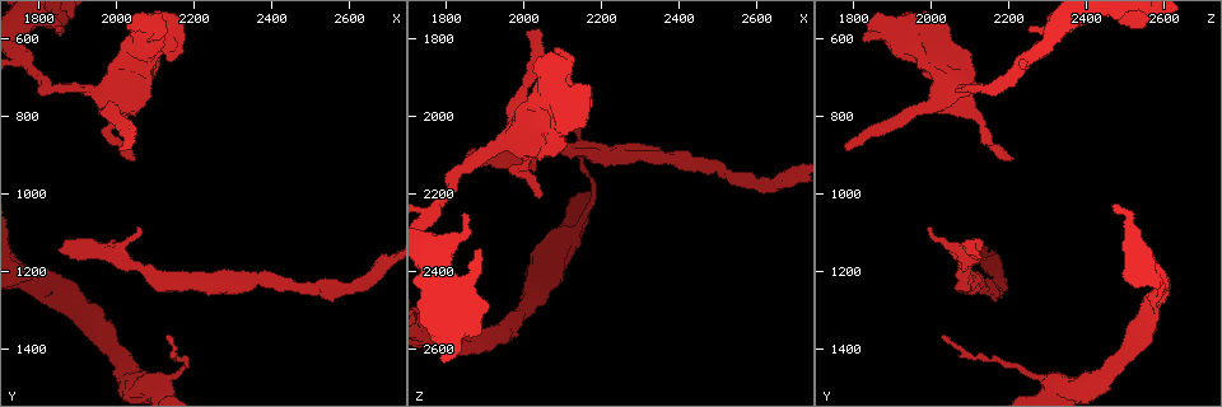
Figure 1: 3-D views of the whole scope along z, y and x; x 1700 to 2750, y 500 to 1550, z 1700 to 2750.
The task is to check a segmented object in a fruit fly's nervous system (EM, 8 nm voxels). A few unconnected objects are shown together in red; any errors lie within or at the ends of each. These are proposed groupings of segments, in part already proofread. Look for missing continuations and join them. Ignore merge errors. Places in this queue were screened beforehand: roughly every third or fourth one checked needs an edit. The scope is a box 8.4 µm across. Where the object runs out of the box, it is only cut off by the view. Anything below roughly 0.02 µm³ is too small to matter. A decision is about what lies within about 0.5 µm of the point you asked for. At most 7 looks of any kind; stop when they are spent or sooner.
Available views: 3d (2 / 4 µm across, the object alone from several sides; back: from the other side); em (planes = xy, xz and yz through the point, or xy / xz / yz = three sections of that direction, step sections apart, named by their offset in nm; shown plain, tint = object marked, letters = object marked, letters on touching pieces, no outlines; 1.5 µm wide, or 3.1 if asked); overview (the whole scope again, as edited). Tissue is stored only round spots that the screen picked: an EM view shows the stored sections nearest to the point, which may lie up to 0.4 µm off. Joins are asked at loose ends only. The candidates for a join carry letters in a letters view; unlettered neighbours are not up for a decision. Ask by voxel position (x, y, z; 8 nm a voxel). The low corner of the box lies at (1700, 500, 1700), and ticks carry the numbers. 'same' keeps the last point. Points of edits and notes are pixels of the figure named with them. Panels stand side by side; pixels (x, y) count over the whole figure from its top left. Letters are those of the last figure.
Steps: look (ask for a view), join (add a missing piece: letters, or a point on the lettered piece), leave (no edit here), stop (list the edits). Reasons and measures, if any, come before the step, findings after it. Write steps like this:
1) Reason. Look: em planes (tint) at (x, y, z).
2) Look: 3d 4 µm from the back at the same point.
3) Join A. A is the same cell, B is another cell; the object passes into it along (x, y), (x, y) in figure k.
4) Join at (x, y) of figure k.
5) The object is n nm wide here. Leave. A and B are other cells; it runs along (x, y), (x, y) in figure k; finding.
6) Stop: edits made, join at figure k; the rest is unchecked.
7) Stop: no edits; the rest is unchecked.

Free end. Look: em planes (letters) at (2130, 1370, 2030).

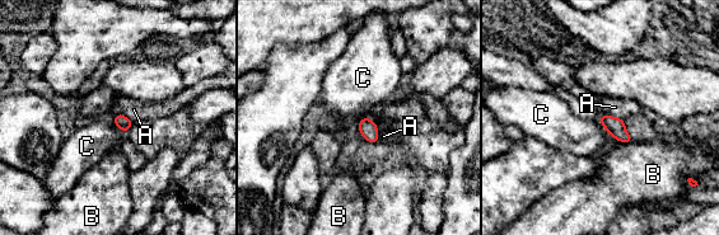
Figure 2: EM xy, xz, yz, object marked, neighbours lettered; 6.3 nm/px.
Leave. A, B and C are other cells; a border runs along (598, 120), (610, 135) in figure 2; no lettered piece goes on from it.

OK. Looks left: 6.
An open end. Look: 3d 4 µm at (1855, 1155, 2090).

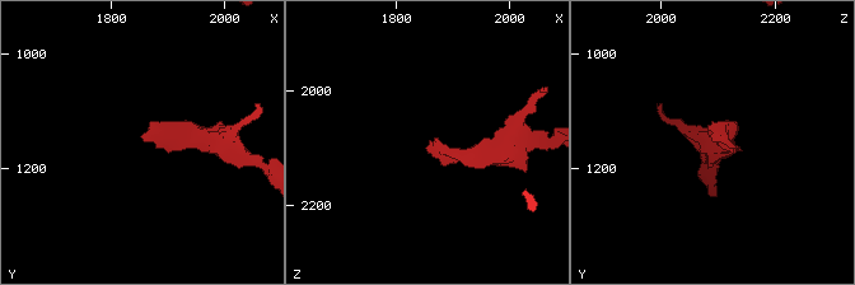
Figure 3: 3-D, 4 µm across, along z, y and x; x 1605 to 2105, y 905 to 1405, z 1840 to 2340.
Need the tissue. Look: em yz step 4 (letters) at (1855, 1150, 2090).

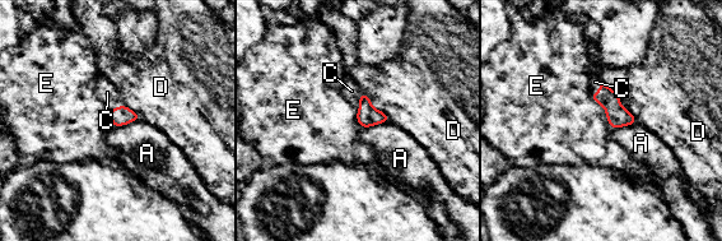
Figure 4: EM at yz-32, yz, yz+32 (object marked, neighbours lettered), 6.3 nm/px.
Another direction. Look: em planes (letters) at the same point.

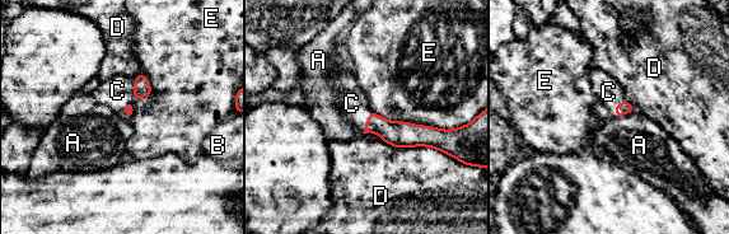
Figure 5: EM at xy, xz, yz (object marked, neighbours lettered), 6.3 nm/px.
Join C. C is the same cell, A, B, D and E are other cells; the object passes into it along (622, 108), (616, 106), (608, 92) in figure 5; the neuron continues.

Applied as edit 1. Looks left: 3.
See it whole again. Look: overview.

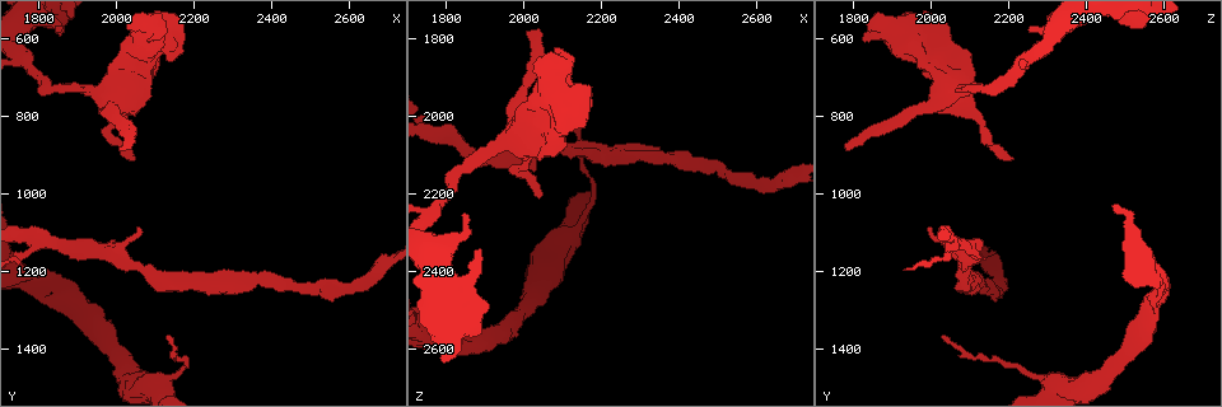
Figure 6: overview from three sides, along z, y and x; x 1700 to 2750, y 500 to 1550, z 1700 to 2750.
Free end. Look: em planes (letters) at (1845, 570, 2255).

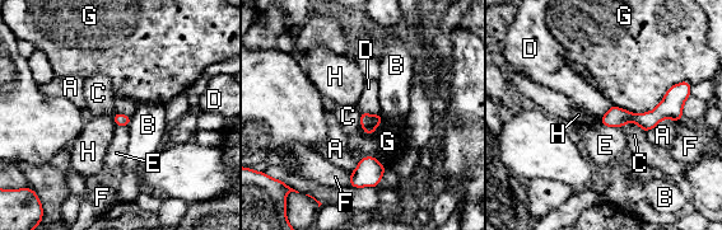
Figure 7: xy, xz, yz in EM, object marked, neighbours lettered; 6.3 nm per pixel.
Leave. A, B, C, D, E, F, G and H are other cells; a border runs along (360, 112), (378, 114) in figure 7; no lettered piece goes on from it.

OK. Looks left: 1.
Stop: edits made, join at figure 5; the rest is unchecked.

